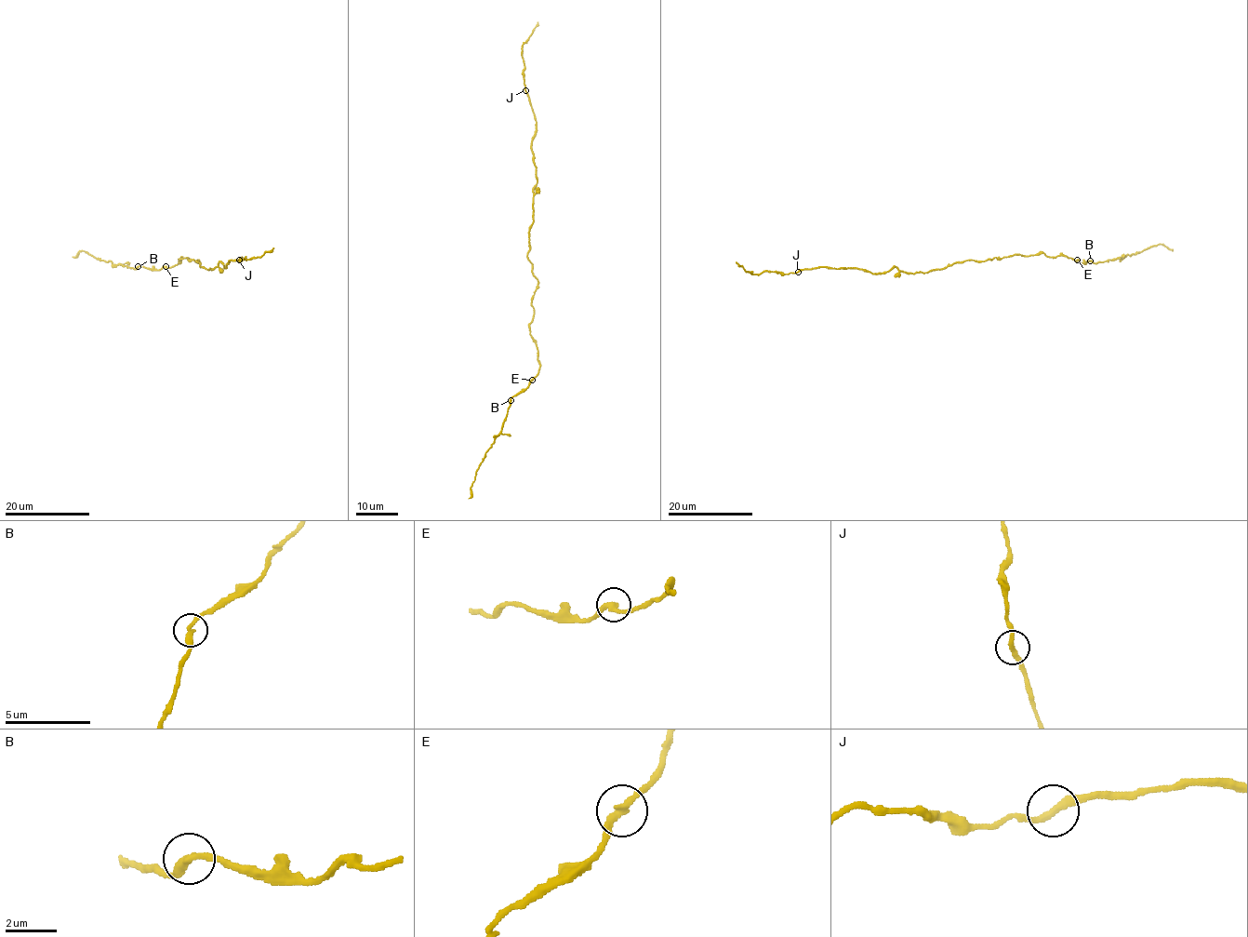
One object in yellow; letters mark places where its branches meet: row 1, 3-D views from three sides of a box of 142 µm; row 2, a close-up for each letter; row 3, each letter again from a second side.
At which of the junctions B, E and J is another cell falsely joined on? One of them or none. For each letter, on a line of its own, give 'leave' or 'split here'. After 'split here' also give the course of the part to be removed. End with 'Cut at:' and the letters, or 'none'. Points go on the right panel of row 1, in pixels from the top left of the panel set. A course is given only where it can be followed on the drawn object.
B: leave
E: leave
J: leave
Cut at: none

